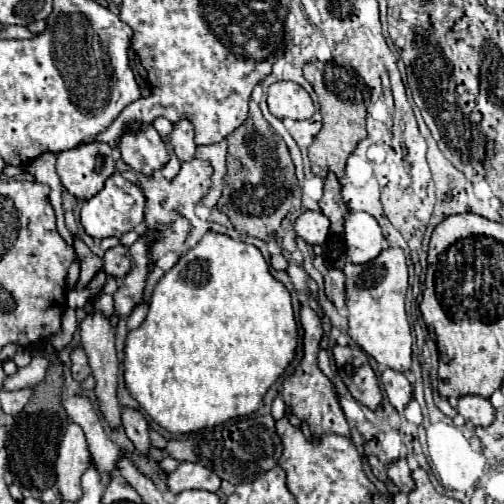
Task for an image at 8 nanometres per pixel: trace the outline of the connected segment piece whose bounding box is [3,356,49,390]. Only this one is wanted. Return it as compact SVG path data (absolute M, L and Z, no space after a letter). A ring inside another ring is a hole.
M33 356L31 362L25 368L19 368L13 376L5 378L3 388L5 390L21 390L21 388L35 388L43 378L47 370L47 358Z

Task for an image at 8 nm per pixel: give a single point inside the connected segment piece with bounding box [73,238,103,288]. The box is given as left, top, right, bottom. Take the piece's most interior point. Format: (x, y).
(90, 264)

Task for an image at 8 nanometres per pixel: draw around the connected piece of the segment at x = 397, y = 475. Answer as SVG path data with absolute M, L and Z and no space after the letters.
M399 458L399 460L395 460L395 462L391 462L387 466L387 476L405 494L409 490L413 490L413 486L415 486L413 478L411 478L411 470L409 470L409 466L407 466L407 462L403 458Z

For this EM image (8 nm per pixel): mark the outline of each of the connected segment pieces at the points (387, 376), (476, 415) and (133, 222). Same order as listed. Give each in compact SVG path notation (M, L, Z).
M385 368L385 370L381 370L381 382L383 382L383 388L385 388L389 402L401 412L405 408L405 404L413 398L409 380L401 372Z
M463 396L459 398L457 412L469 422L471 426L489 426L495 420L495 410L487 398L481 396Z
M115 172L105 180L105 186L101 192L97 192L93 198L83 202L81 224L91 238L99 238L99 240L107 236L119 238L123 232L129 232L143 222L143 208L145 208L143 190L135 182L127 180L121 172Z

